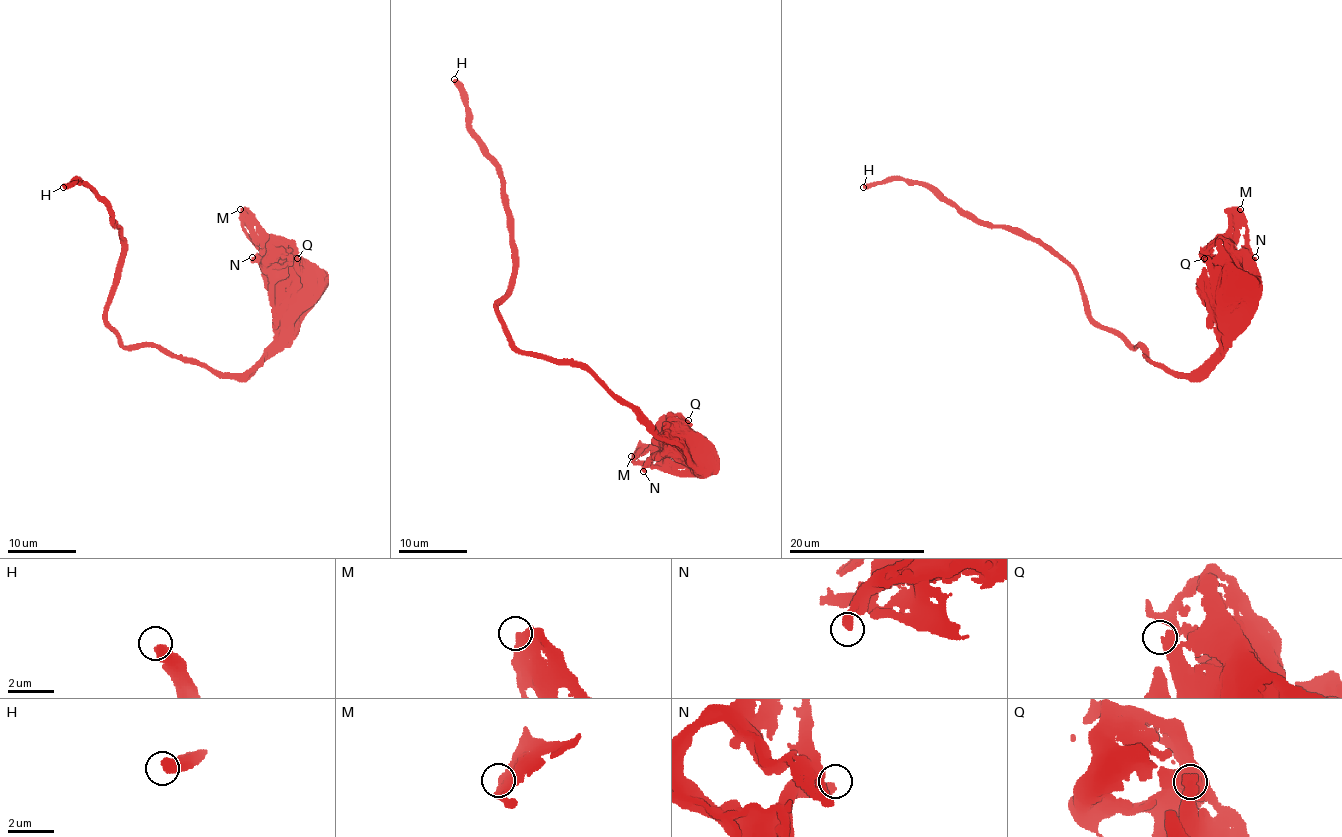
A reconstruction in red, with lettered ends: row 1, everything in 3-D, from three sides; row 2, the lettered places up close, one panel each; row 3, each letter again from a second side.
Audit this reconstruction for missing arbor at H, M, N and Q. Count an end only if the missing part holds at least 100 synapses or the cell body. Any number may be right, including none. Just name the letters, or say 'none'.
H

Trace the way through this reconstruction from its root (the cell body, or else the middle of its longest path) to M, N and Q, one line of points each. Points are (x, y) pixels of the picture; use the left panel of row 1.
M: (297, 282), (290, 281), (286, 262), (240, 209)
N: (297, 282), (288, 277), (276, 277), (252, 257)
Q: (297, 282), (288, 277), (295, 269), (297, 258)

